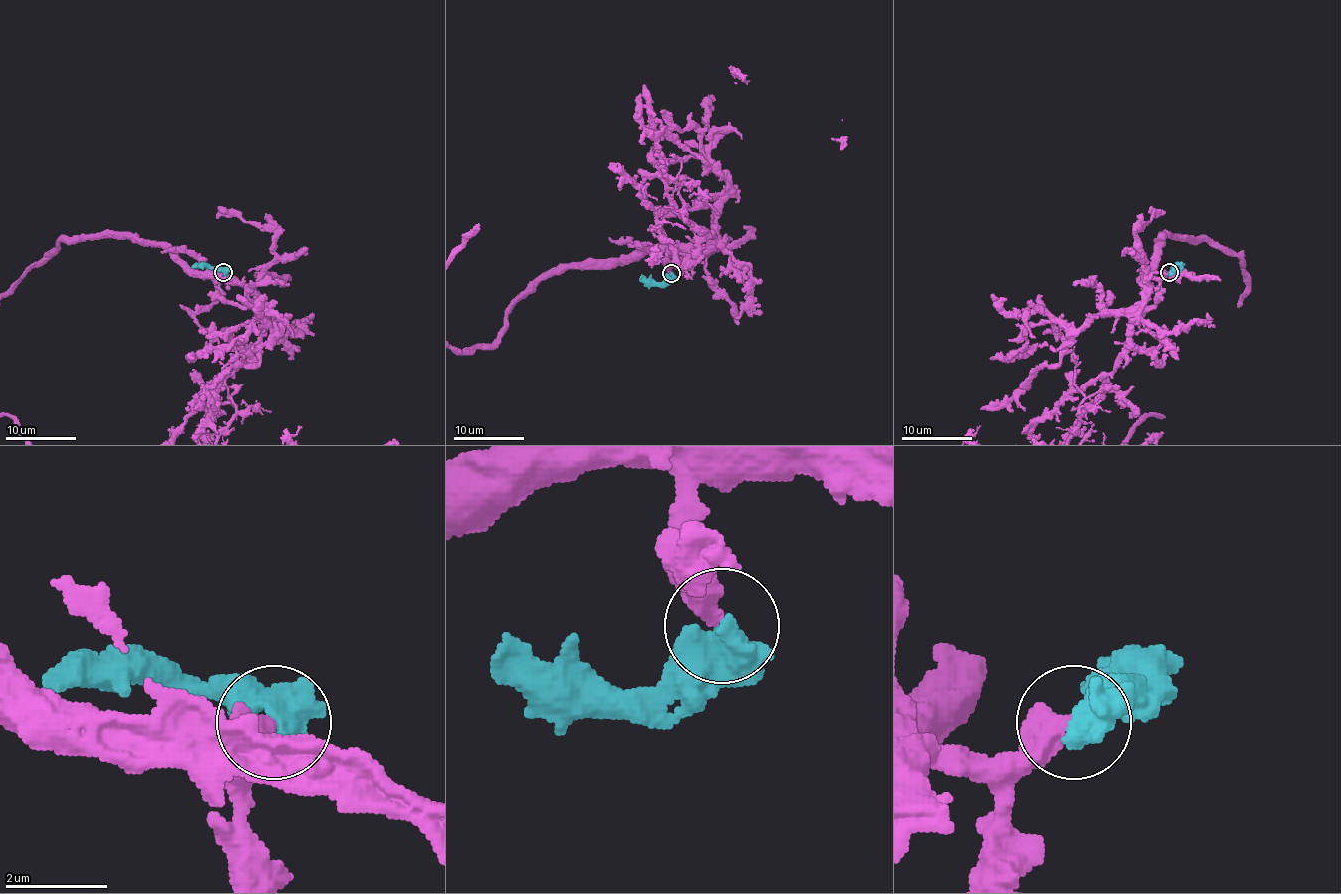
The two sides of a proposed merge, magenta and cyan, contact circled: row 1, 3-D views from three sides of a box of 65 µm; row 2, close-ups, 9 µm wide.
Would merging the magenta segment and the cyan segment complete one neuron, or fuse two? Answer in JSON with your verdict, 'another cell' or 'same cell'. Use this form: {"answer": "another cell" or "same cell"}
{"answer": "same cell"}

